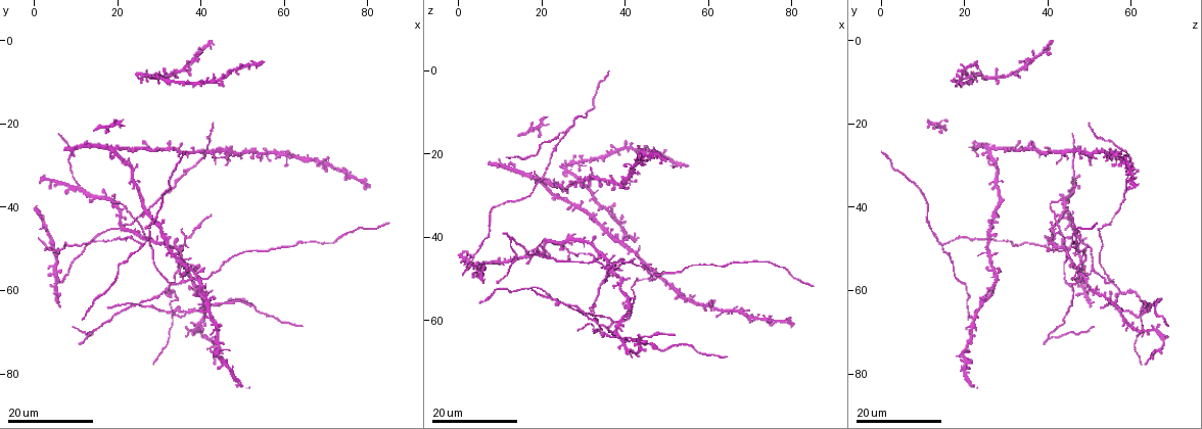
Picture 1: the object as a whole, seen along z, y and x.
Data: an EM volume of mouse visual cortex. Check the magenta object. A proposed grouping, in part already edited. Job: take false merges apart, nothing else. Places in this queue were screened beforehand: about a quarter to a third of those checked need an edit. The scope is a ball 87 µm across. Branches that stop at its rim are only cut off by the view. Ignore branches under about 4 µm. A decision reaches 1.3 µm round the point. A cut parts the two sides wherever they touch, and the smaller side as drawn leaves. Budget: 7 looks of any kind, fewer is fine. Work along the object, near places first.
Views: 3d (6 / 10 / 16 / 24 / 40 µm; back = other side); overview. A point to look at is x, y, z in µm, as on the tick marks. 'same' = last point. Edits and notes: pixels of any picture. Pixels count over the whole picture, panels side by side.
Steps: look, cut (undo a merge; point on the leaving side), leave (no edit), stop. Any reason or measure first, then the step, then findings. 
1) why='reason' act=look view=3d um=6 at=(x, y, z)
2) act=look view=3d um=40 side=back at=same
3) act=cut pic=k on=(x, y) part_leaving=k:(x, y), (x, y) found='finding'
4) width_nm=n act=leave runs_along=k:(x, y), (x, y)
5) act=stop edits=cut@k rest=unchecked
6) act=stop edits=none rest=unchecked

why='two arms in line, one across' act=look view=3d um=24 at=(10.5, 34.5, 46.0)

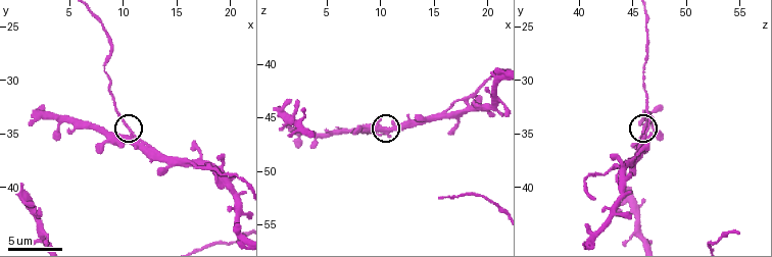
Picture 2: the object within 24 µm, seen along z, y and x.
act=look view=3d um=10 at=(10.6, 34.8, 46.6)

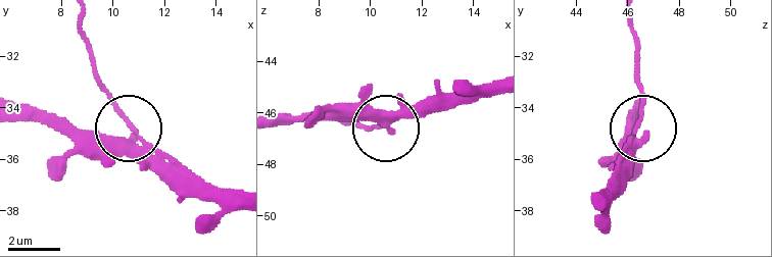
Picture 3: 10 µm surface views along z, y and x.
why='closer look' act=look view=3d um=6 at=same

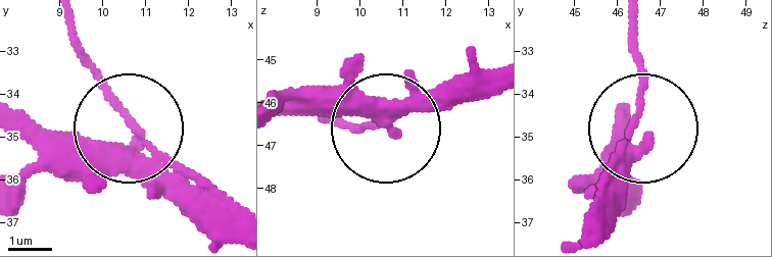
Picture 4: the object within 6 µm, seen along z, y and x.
width_nm=290 act=leave found='all the same neuron'

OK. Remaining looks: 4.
why='branch point' act=look view=3d um=24 at=(19.5, 26.0, 27.0)

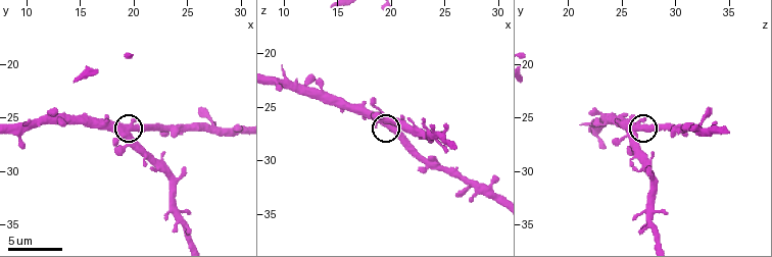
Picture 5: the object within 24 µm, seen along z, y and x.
act=look view=3d um=6 at=(19.4, 25.8, 26.6)

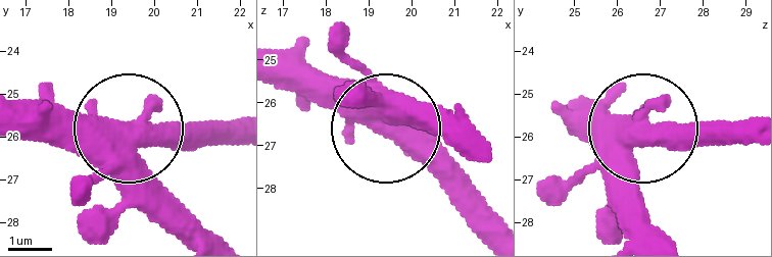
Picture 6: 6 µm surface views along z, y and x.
arms=3 act=leave runs_along=6:(219, 240), (152, 174), (131, 134), (46, 131) found='all the same neuron'

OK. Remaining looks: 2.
why='three arms meet' act=look view=3d um=16 at=(26.0, 49.5, 14.5)

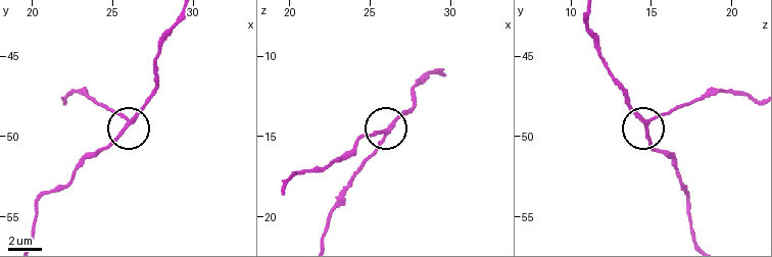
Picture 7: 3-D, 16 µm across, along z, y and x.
why='closer look' act=look view=3d um=6 at=(25.8, 49.3, 14.7)

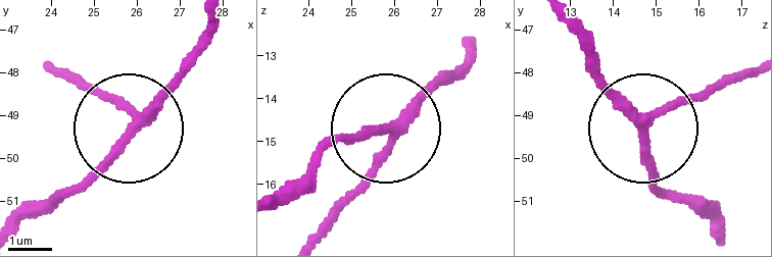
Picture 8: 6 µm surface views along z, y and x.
width_nm=200 act=leave runs_along=8:(754, 70), (655, 121), (643, 155), (662, 195) found='one neuron here'

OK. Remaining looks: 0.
act=stop edits=none rest=unchecked

